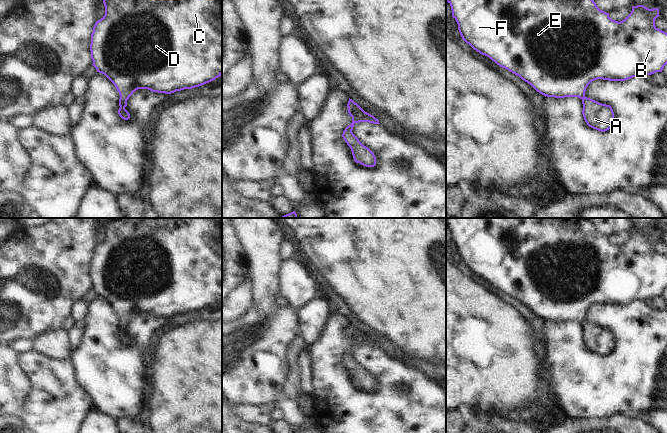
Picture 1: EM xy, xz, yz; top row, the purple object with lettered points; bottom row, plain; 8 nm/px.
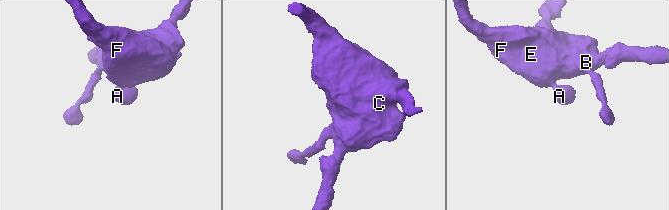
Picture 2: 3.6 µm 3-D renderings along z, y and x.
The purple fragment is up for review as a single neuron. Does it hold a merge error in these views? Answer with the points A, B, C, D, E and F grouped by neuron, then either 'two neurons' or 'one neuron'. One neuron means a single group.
A B C D E F | one neuron

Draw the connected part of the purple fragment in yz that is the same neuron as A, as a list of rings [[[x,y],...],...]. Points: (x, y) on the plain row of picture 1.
[[[447,218],[446,226],[451,230],[452,241],[458,248],[462,263],[474,274],[489,281],[500,291],[519,300],[545,321],[580,322],[583,328],[582,338],[585,346],[589,351],[601,356],[609,354],[614,349],[614,336],[610,329],[599,327],[585,320],[588,309],[597,303],[625,305],[633,301],[645,301],[656,296],[662,296],[667,288],[667,257],[655,250],[655,243],[660,240],[658,232],[649,233],[643,229],[633,230],[631,237],[624,244],[618,246],[612,244],[609,237],[600,234],[588,218]]]

